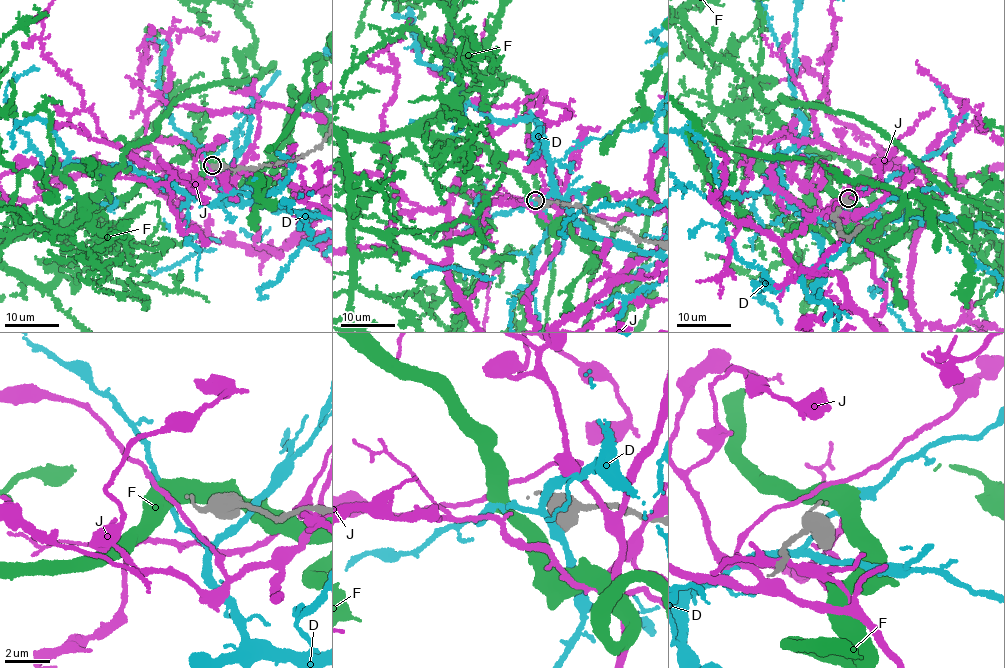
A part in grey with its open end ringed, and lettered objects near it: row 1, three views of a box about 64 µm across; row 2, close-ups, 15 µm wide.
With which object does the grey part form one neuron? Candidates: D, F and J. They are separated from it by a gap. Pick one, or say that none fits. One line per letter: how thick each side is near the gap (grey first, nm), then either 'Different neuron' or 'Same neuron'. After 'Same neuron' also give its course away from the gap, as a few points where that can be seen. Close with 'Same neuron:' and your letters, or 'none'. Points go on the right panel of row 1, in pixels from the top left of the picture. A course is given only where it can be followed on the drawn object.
D: Thickness 80 nm (grey) against 240 nm. Different neuron
F: Thickness 80 nm (grey) against 600 nm. Different neuron
J: Thickness 80 nm (grey) against 170 nm. Different neuron
Same neuron: none

